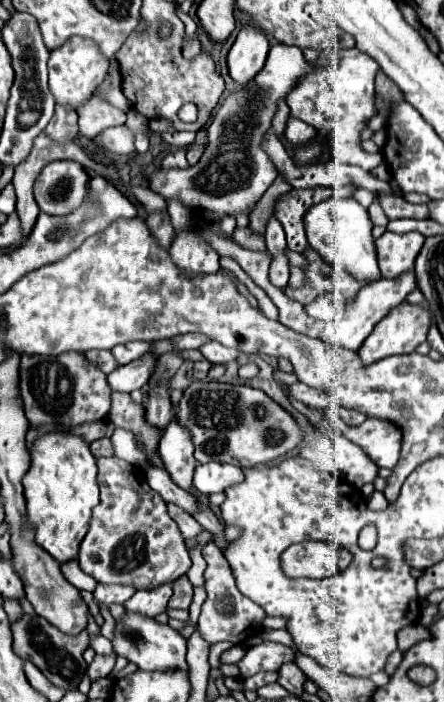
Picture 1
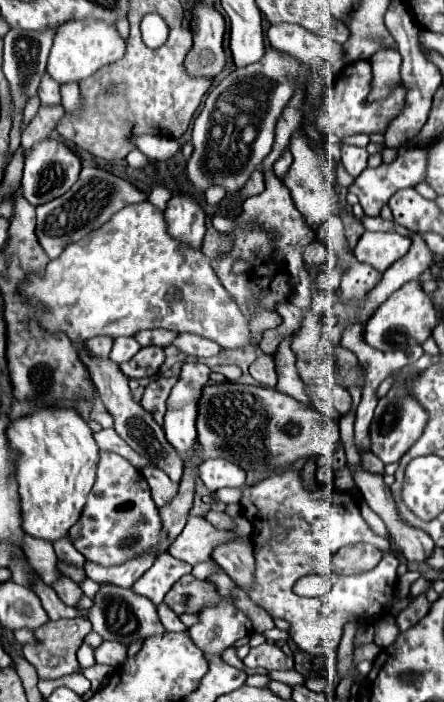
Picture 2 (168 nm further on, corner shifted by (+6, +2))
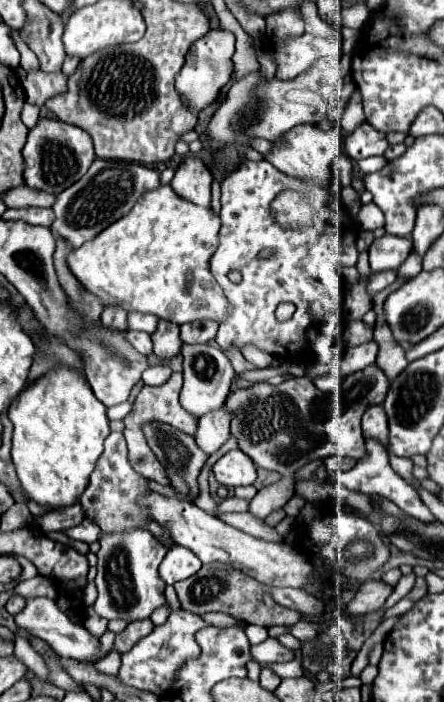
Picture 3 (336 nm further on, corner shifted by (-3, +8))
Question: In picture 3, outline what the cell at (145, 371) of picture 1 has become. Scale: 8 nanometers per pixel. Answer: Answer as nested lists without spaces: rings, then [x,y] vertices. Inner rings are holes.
[[[159,321],[157,323],[157,331],[151,335],[153,339],[153,351],[155,355],[159,355],[161,359],[169,359],[179,355],[183,341],[179,339],[179,325],[171,323],[171,321]]]

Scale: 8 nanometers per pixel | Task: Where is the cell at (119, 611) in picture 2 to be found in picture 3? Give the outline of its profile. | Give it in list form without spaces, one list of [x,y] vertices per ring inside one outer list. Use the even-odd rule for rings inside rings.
[[[143,529],[119,531],[119,533],[101,533],[97,551],[97,601],[93,609],[105,619],[147,619],[151,613],[165,603],[165,583],[159,577],[159,561],[165,557],[167,549]]]

